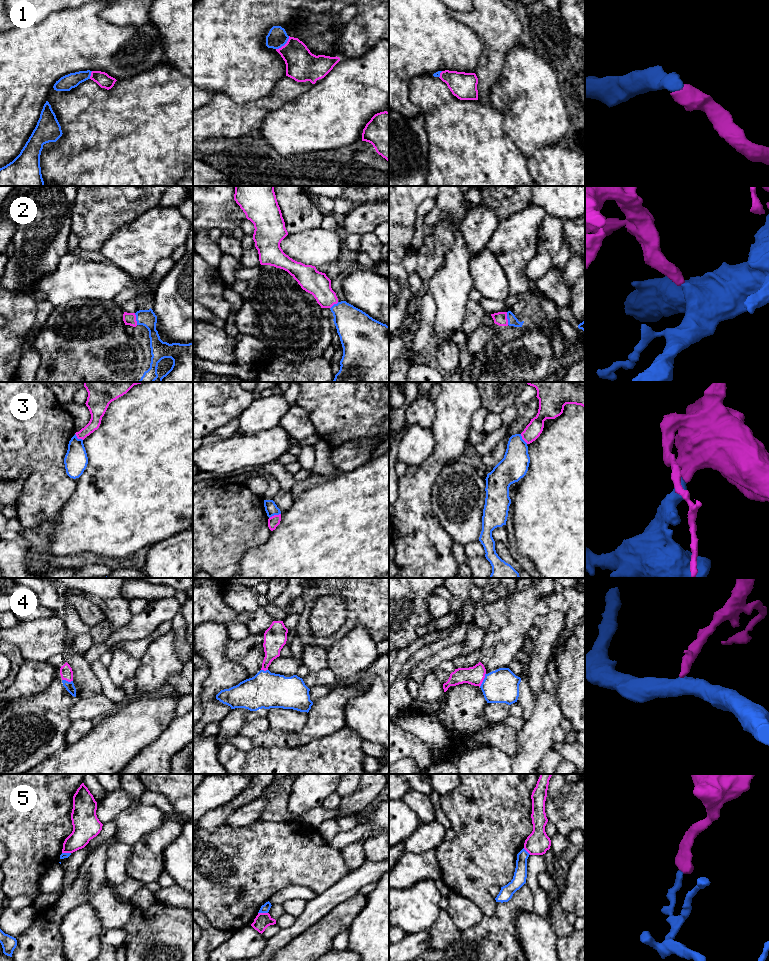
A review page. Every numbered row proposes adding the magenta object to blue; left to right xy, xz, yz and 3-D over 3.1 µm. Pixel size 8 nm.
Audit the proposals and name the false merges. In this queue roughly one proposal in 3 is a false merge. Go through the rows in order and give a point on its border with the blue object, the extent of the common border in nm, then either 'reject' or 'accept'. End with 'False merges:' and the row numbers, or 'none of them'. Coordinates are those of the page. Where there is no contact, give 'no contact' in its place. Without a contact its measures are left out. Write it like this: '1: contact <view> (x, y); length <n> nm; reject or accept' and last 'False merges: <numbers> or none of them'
1: contact xz (284, 44); length 160 nm; accept
2: contact yz (507, 318); length 110 nm; accept
3: contact xz (274, 514); length 100 nm; reject
4: contact yz (483, 680); length 120 nm; accept
5: contact xz (263, 912); length 80 nm; reject
False merges: 3, 5

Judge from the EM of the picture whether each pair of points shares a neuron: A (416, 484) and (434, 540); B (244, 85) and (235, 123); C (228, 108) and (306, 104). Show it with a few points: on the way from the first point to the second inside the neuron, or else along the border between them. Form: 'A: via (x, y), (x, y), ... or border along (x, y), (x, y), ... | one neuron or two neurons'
A: via (416, 498), (416, 522), (420, 526) | one neuron
B: border along (219, 92), (225, 93), (240, 103), (263, 98) | two neurons
C: border along (303, 92), (280, 107), (270, 111), (263, 118) | two neurons

